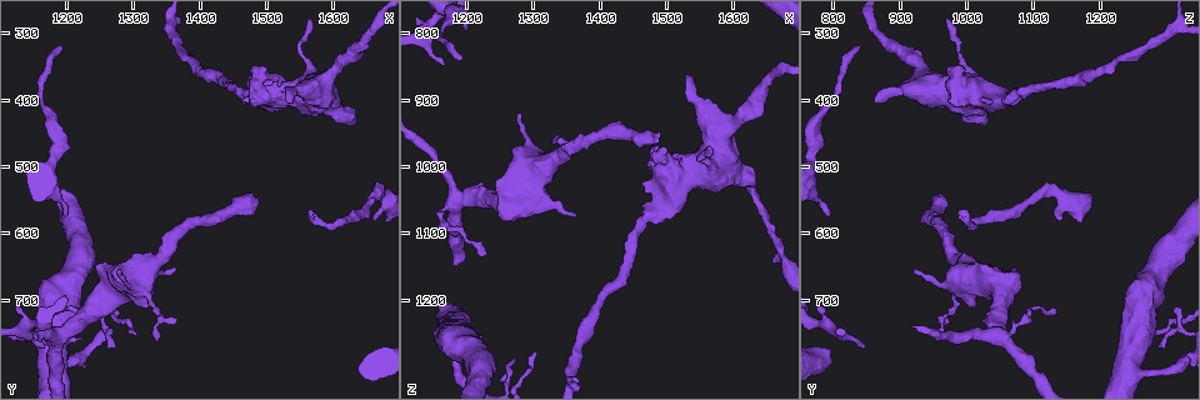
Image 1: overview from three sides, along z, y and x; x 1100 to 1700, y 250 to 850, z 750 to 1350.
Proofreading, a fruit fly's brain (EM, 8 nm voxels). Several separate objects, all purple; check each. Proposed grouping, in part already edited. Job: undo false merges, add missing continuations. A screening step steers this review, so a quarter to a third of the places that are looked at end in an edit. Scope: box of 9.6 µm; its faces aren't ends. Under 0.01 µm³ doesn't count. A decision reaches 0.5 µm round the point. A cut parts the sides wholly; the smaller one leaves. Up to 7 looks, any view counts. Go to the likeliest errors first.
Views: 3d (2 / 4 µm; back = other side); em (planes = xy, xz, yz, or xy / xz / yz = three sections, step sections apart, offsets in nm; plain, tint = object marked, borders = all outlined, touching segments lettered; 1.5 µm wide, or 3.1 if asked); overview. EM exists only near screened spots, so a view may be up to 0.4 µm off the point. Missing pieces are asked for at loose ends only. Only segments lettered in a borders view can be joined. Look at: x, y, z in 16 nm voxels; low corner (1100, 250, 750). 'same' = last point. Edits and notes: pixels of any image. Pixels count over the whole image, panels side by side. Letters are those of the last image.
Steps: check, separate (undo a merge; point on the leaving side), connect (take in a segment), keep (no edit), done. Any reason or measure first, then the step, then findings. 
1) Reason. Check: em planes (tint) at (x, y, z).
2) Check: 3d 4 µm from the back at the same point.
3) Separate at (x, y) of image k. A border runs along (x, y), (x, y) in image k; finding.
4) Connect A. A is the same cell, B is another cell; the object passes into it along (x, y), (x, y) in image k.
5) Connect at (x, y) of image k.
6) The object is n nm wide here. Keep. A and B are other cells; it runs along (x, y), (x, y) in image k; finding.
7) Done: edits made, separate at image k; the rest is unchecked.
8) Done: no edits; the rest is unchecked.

End of a long branch. Check: em planes (borders) at (1190, 315, 840).

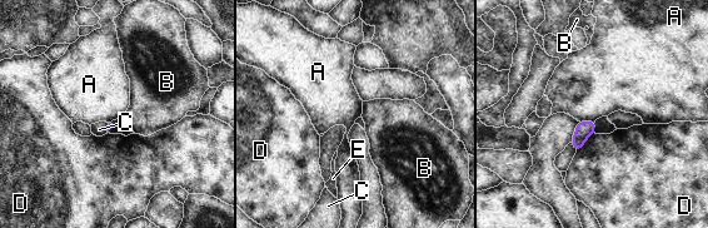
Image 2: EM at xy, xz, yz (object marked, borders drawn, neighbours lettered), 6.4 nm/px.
Keep. A, B, C, D and E are other cells; a border runs along (594, 120), (579, 122) in image 2; no lettered segment goes on from it.

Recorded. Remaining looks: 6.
Tapers out. Check: em planes (plain) at (1200, 570, 795).

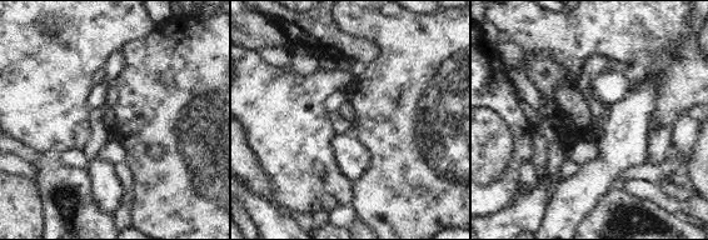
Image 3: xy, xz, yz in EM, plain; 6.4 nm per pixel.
Check: em planes (borders) at the same point.

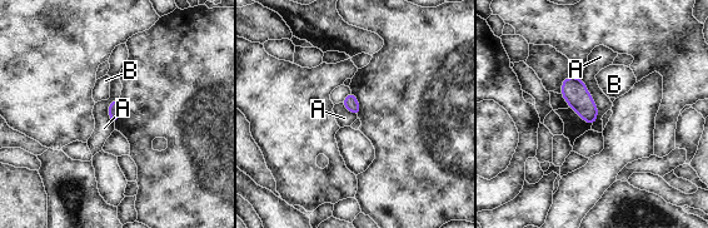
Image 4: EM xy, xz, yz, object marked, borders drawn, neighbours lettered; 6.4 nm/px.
Keep. A and B are other cells; no lettered segment goes on from it.

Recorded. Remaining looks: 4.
Small branch off a trunk. Check: 3d 4 µm at (1510, 400, 1050).

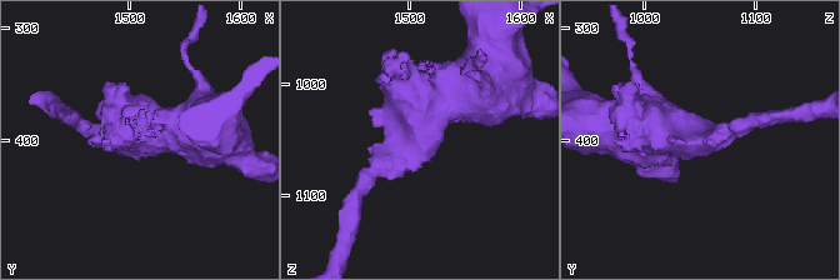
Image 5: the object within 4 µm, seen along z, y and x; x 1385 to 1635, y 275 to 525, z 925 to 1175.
Need the tissue. Check: em xy step 4 (plain) at (1504, 400, 1050).

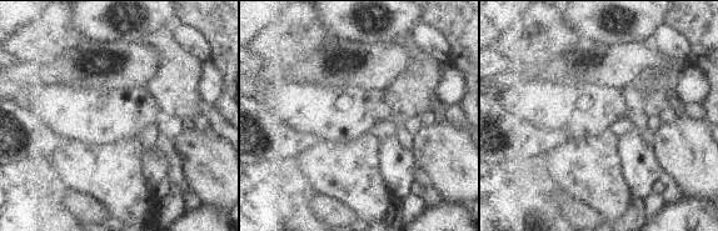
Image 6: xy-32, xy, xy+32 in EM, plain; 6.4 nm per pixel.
Check: em xy step 4 (borders) at the same point.

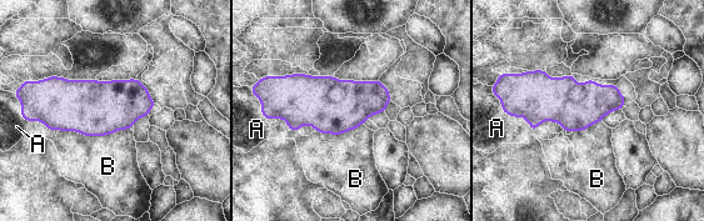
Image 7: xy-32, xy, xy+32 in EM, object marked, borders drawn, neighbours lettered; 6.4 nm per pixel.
Keep. A and B are other cells; a border runs along (46, 129), (83, 135), (130, 130) in image 7; all the same neuron.

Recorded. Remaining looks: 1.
Done: no edits; the rest is unchecked.

